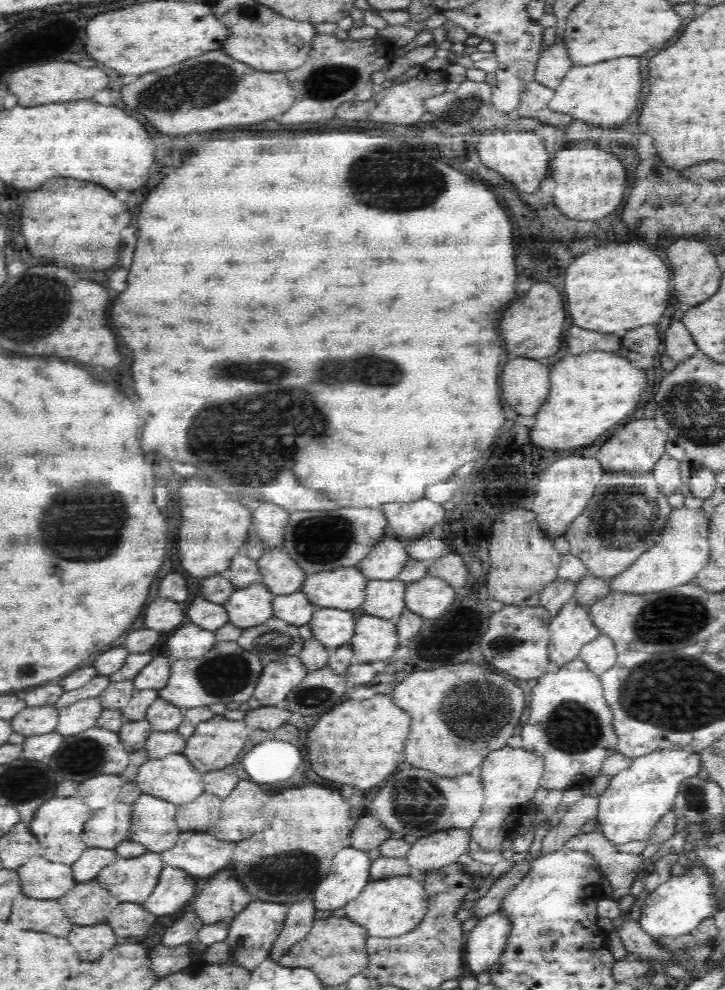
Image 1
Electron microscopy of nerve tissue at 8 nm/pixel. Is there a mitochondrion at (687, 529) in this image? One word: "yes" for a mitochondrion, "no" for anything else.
no

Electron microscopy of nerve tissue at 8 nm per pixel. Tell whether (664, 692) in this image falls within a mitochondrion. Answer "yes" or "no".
yes

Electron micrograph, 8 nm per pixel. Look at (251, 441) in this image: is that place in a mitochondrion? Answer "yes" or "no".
yes

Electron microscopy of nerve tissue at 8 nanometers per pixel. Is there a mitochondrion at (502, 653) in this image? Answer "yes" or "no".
yes

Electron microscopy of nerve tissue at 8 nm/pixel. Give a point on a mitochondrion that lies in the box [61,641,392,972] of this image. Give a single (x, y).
(280, 875)

